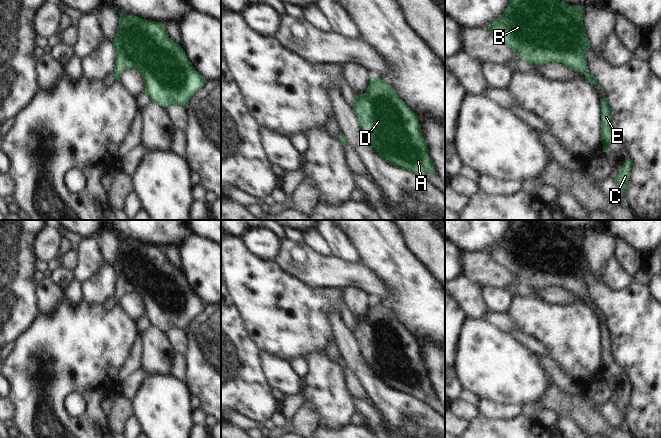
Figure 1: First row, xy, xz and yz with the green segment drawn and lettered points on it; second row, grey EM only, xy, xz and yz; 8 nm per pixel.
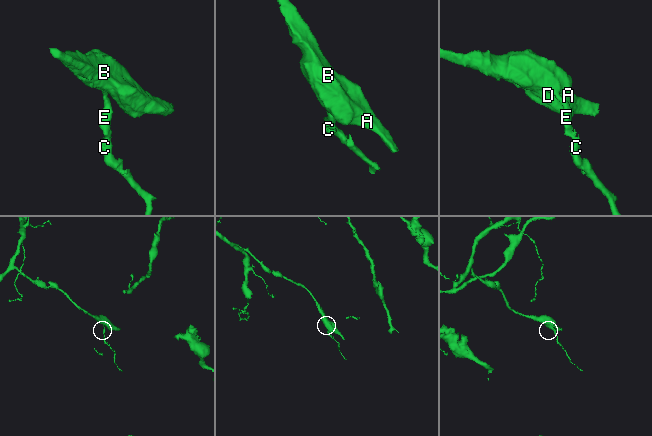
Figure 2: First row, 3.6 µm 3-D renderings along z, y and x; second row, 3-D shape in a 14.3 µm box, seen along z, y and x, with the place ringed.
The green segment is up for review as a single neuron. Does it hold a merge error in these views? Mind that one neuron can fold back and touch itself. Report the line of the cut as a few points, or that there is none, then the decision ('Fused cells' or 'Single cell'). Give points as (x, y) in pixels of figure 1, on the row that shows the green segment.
No split. Single cell.

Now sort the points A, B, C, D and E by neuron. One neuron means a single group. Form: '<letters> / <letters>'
A B C D E

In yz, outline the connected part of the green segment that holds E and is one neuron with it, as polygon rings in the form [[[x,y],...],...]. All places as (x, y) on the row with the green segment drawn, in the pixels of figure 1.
[[[601,99],[601,138],[603,143],[603,152],[609,151],[609,144],[615,139],[615,134],[612,128],[612,113],[607,99]]]

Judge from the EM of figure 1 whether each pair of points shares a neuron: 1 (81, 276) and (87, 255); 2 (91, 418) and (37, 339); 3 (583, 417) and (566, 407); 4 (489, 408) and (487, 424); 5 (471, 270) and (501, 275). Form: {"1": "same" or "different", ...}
{"1": "same", "2": "same", "3": "same", "4": "different", "5": "same"}

